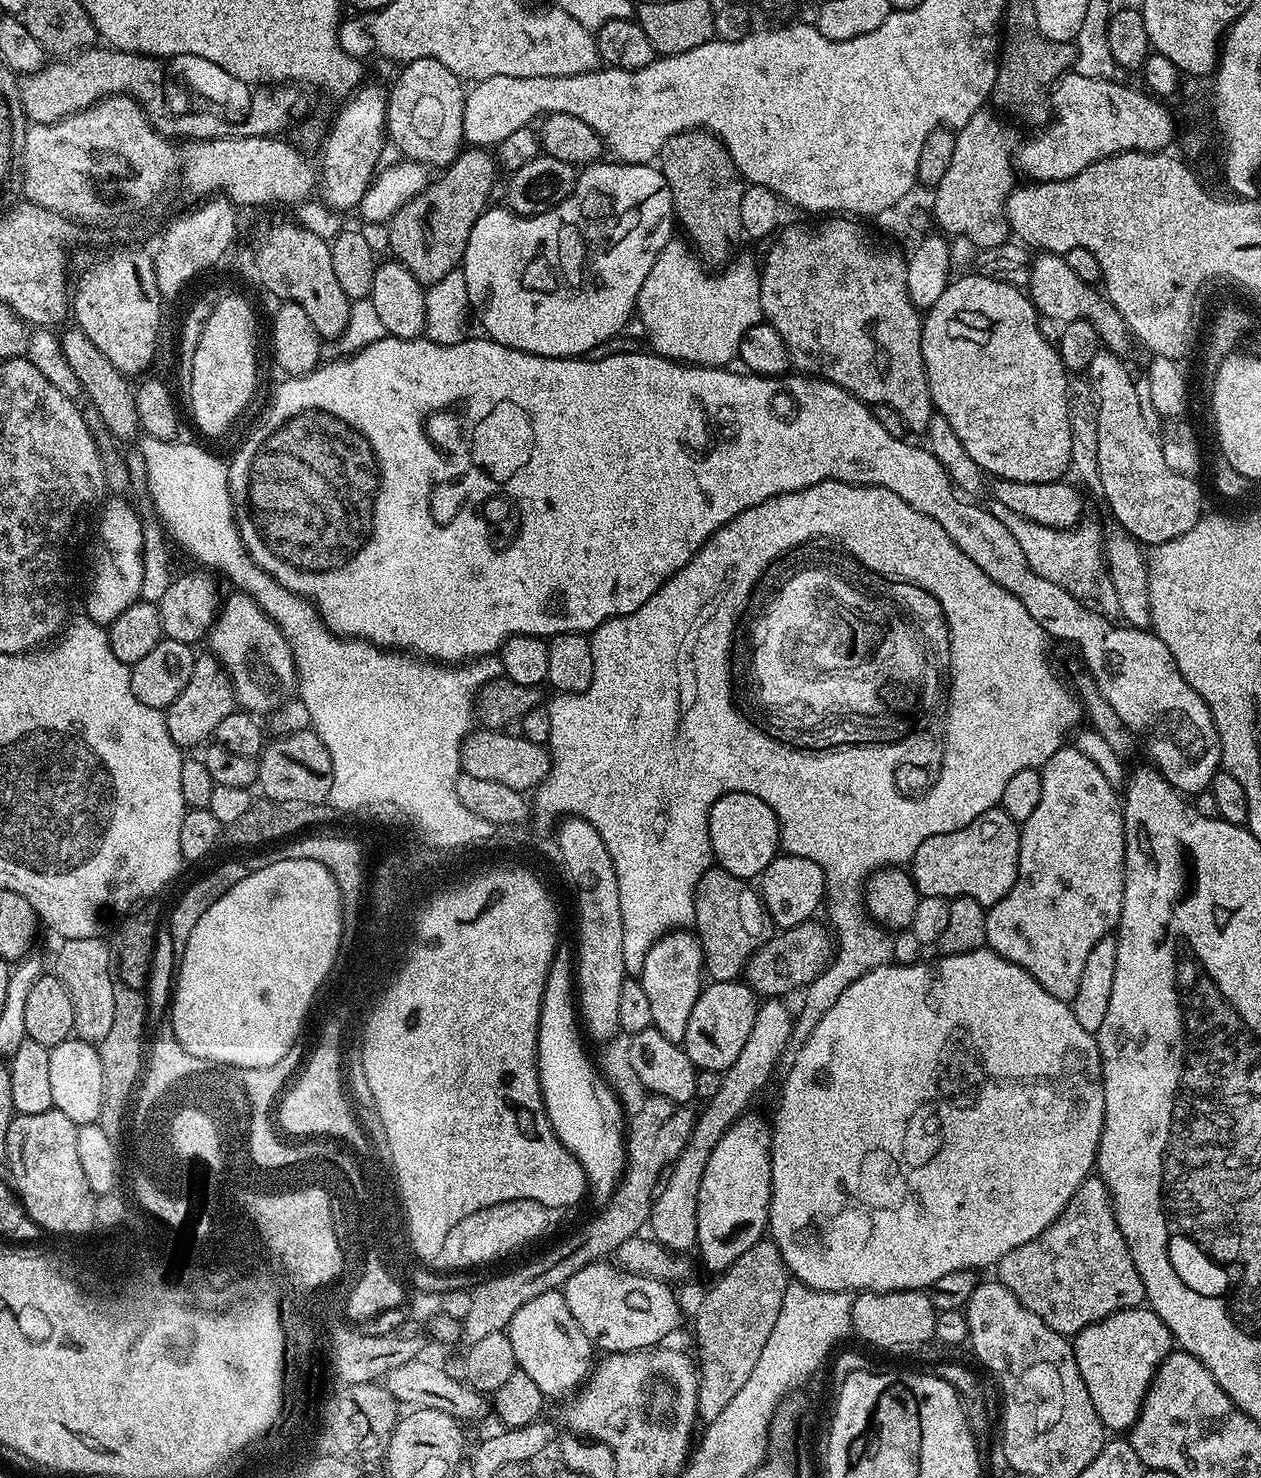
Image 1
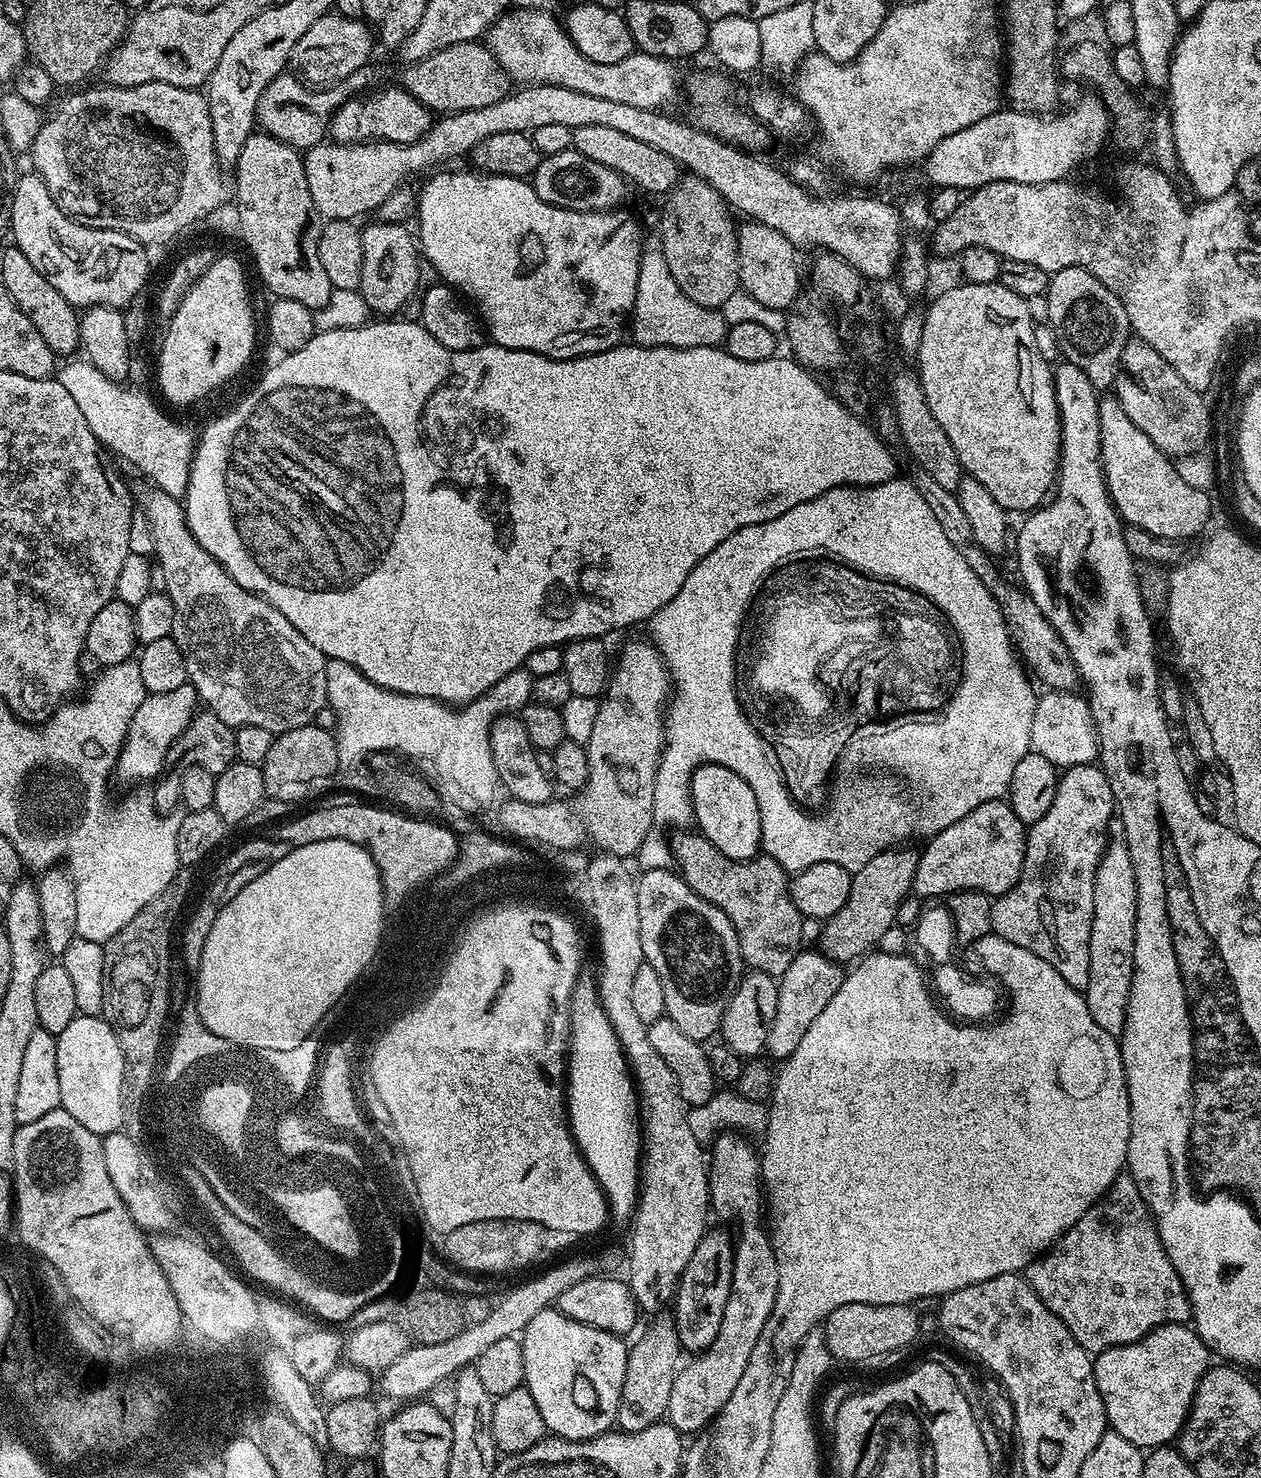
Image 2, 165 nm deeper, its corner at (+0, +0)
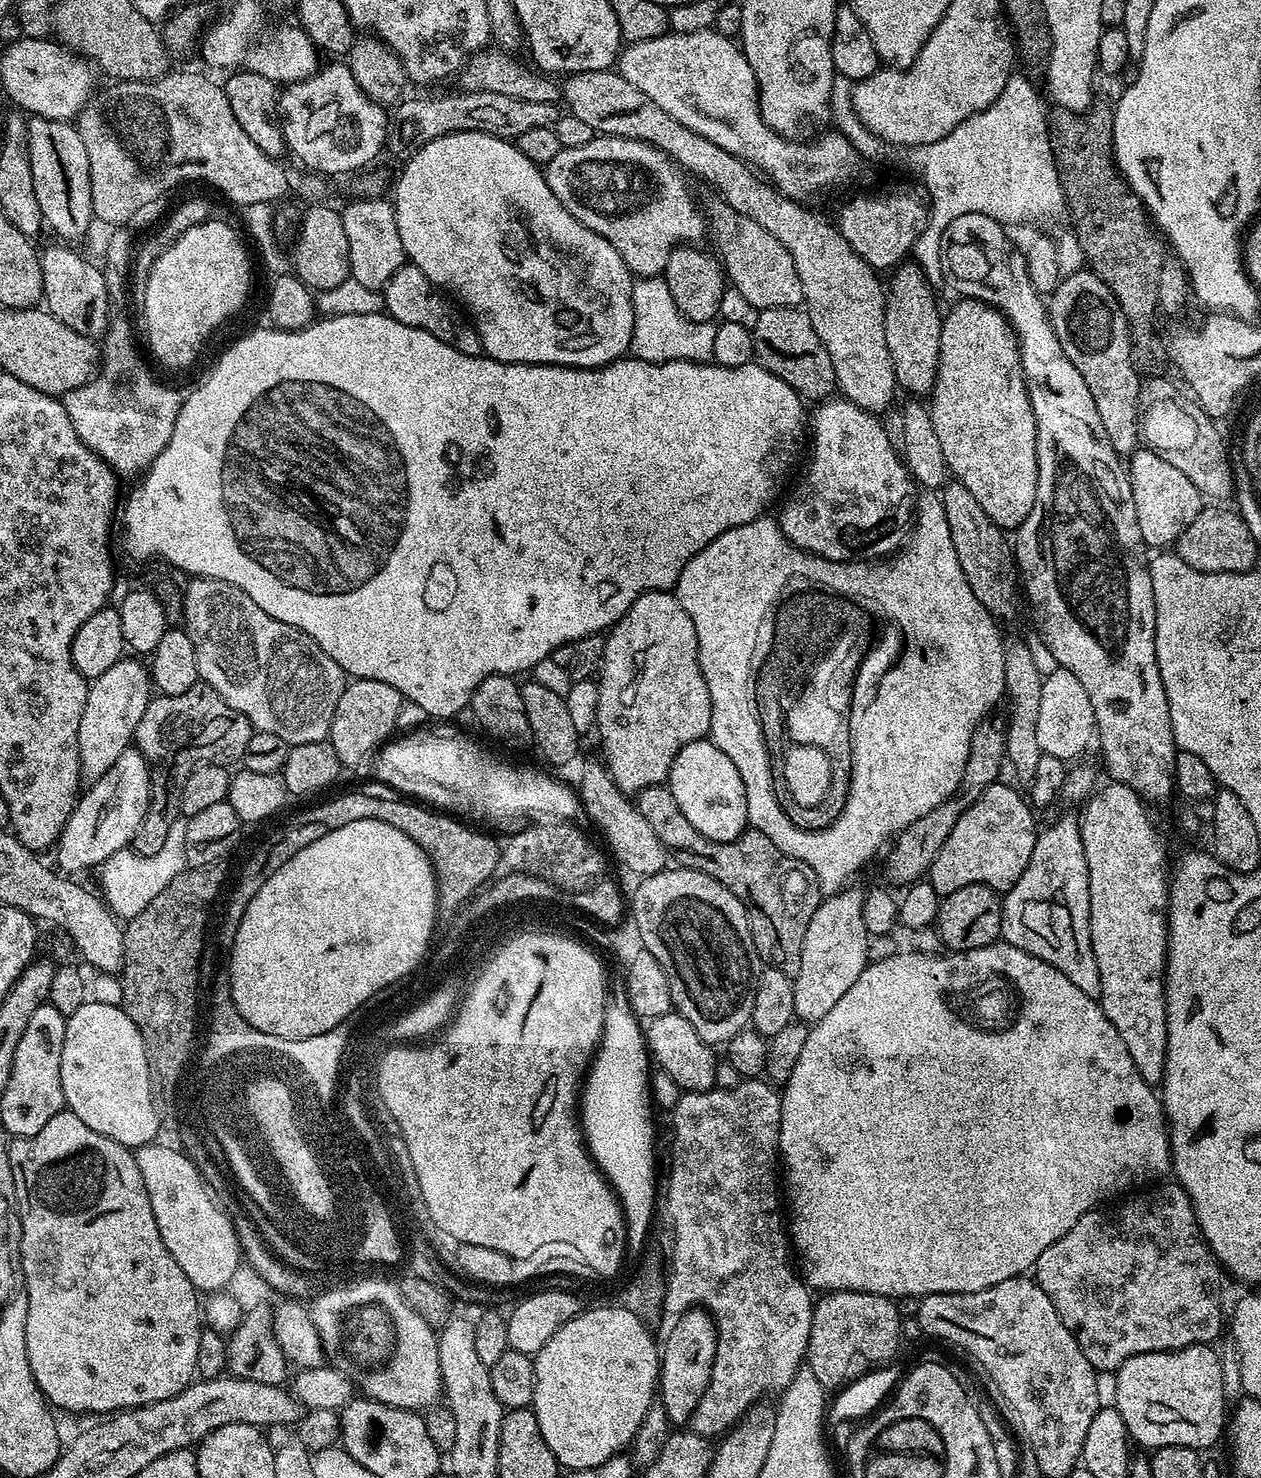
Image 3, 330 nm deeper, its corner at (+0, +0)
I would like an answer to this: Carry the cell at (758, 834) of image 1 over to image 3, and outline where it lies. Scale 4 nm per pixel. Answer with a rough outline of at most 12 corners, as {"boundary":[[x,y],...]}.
{"boundary":[[711,739],[678,750],[666,787],[714,842],[749,827],[738,766]]}

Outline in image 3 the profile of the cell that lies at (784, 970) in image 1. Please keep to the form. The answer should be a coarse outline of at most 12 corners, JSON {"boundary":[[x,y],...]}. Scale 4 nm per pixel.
{"boundary":[[985,718],[954,794],[896,833],[886,879],[916,883],[954,822],[1006,768],[1003,723]]}

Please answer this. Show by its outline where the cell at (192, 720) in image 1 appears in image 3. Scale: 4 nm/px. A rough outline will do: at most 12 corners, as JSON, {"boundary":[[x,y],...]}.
{"boundary":[[130,746],[83,789],[54,845],[61,873],[135,841],[154,796]]}

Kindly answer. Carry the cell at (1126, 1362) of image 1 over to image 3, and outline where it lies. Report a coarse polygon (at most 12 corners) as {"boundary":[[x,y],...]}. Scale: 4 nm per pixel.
{"boundary":[[1220,1352],[1134,1354],[1114,1407],[1144,1450],[1226,1432]]}

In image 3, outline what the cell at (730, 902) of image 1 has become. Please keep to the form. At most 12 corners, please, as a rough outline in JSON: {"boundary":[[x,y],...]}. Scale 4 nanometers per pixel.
{"boundary":[[664,784],[634,803],[677,865],[764,915],[759,959],[796,973],[822,899],[758,830],[714,842]]}

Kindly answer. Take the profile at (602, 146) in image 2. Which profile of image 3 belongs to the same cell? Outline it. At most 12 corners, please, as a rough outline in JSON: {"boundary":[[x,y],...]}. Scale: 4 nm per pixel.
{"boundary":[[713,199],[729,285],[752,307],[803,305],[790,250]]}

